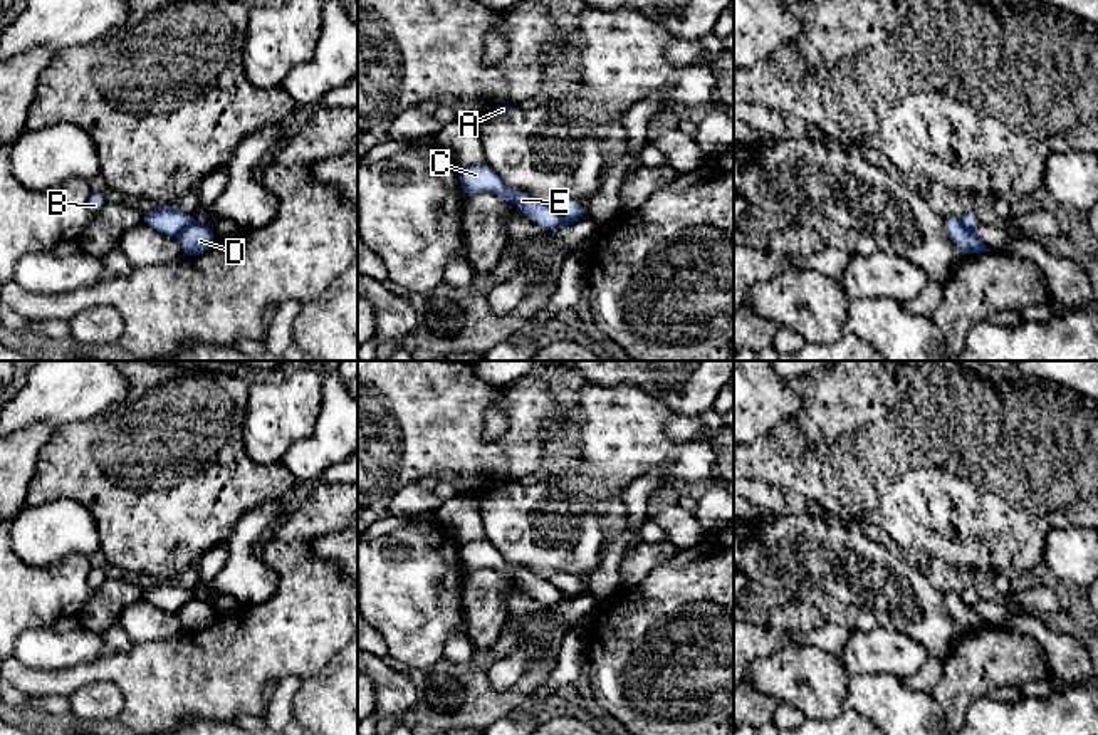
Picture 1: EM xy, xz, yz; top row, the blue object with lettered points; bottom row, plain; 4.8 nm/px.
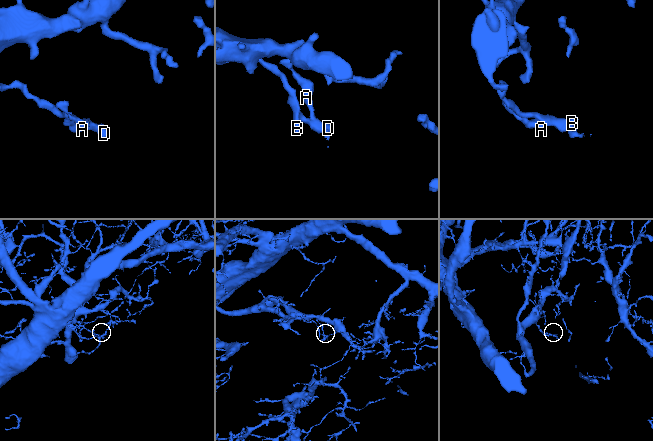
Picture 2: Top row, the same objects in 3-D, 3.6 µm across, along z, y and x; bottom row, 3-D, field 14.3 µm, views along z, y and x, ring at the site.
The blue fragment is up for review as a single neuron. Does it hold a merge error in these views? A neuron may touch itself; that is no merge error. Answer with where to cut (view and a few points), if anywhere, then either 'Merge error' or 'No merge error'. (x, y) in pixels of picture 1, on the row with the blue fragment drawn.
Split along xz (548, 205), (571, 222). Merge error

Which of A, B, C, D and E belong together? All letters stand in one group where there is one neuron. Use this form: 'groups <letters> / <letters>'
groups A D / B C E

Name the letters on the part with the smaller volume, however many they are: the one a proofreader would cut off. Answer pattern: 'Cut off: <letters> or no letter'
Cut off: A, D

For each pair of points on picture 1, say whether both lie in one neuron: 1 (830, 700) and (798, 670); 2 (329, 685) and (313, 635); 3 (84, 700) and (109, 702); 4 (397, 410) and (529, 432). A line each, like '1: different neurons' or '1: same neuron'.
1: same neuron
2: different neurons
3: same neuron
4: same neuron

